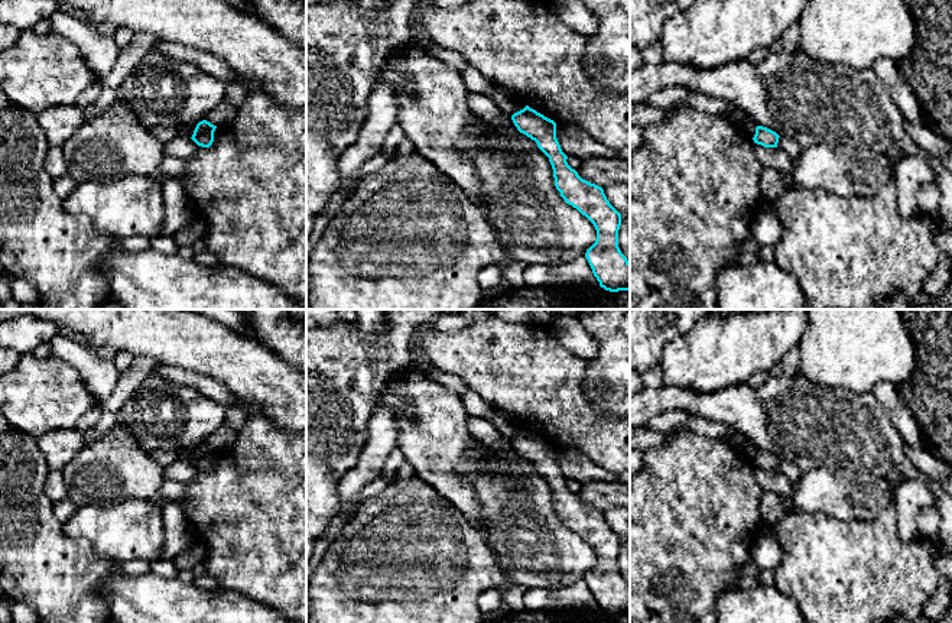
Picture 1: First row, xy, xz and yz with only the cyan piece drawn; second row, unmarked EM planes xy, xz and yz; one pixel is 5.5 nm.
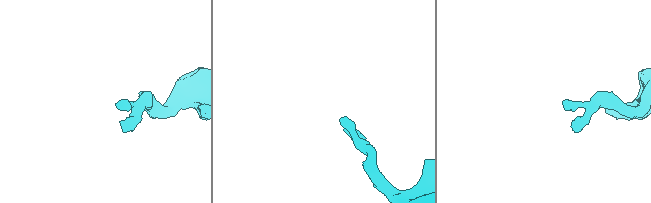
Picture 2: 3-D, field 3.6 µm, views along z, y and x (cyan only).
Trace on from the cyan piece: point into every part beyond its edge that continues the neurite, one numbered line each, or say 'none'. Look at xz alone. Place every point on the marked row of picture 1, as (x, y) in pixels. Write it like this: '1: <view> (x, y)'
none

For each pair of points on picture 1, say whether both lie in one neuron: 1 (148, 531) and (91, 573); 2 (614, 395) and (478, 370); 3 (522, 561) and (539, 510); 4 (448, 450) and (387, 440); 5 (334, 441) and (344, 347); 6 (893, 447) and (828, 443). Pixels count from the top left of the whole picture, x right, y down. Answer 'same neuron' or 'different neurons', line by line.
1: different neurons
2: different neurons
3: same neuron
4: different neurons
5: same neuron
6: same neuron

